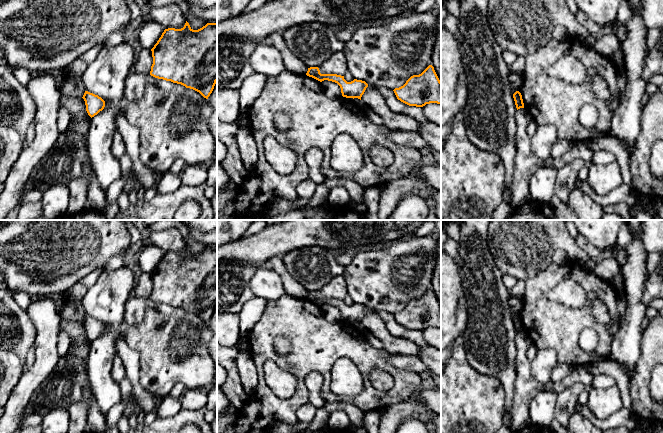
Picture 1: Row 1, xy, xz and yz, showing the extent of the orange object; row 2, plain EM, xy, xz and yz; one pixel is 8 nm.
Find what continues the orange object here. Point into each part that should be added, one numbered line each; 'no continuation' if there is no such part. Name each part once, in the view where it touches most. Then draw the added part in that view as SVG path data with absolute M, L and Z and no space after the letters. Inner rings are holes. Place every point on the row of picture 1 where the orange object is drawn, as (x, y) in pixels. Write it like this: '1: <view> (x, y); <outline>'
no continuation

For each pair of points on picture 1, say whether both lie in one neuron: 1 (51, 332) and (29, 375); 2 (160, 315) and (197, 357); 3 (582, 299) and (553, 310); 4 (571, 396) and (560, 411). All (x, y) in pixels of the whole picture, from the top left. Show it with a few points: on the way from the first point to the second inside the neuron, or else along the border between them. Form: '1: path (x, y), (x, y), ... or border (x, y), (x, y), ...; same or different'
1: path (46, 343), (46, 358), (40, 364); same
2: path (164, 327), (164, 332), (185, 353); same
3: border (559, 301), (571, 307), (587, 306); different
4: path (567, 400), (564, 407); same

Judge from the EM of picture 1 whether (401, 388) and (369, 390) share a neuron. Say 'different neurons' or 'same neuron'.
same neuron

